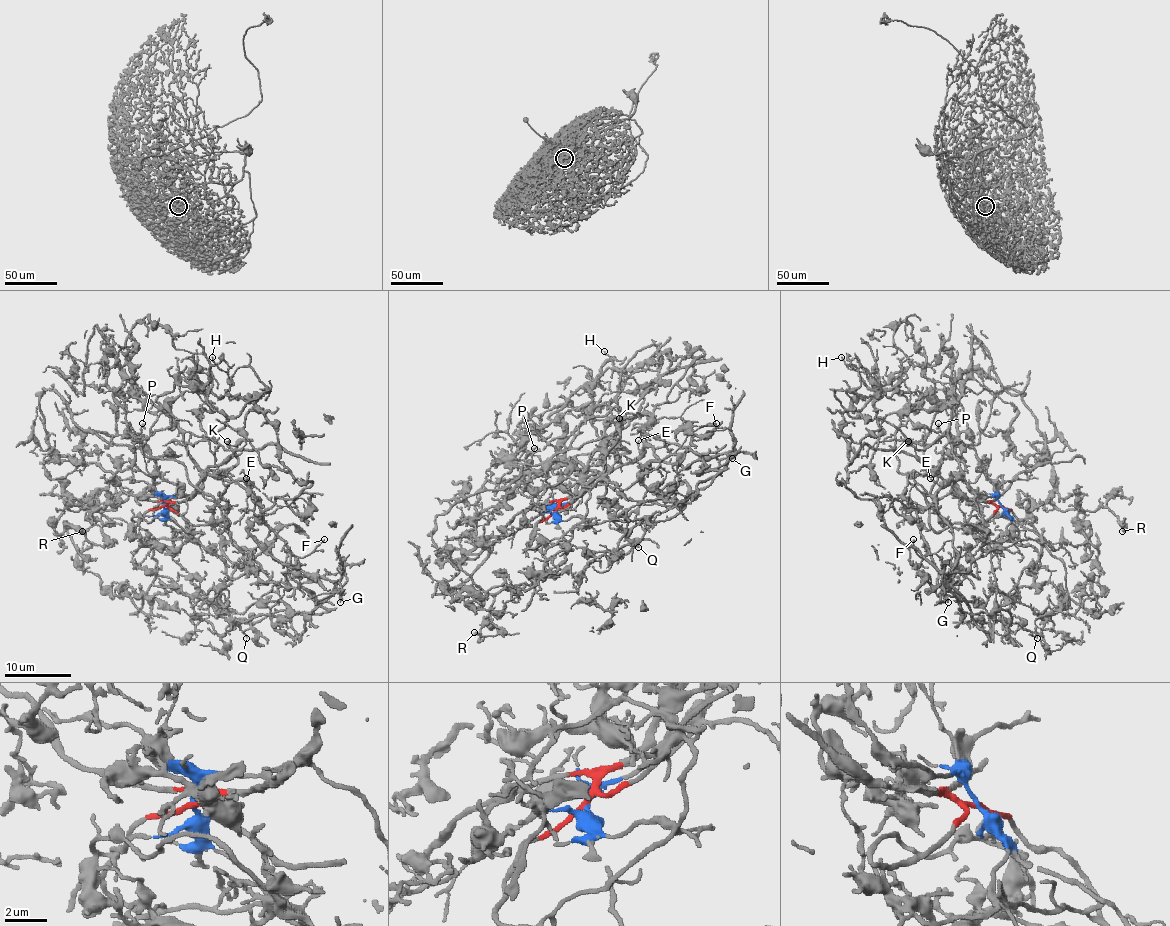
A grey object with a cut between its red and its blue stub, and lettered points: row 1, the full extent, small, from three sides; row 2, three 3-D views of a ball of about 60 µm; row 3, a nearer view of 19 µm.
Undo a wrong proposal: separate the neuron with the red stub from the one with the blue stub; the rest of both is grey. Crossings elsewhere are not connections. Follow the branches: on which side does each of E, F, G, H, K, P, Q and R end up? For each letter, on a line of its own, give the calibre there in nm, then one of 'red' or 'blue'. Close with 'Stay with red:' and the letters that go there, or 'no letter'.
E: 130 nm thick; blue
F: 120 nm thick; blue
G: 280 nm thick; blue
H: 100 nm thick; blue
K: 160 nm thick; blue
P: 190 nm thick; red
Q: 130 nm thick; blue
R: 200 nm thick; red
Stay with red: P, R

